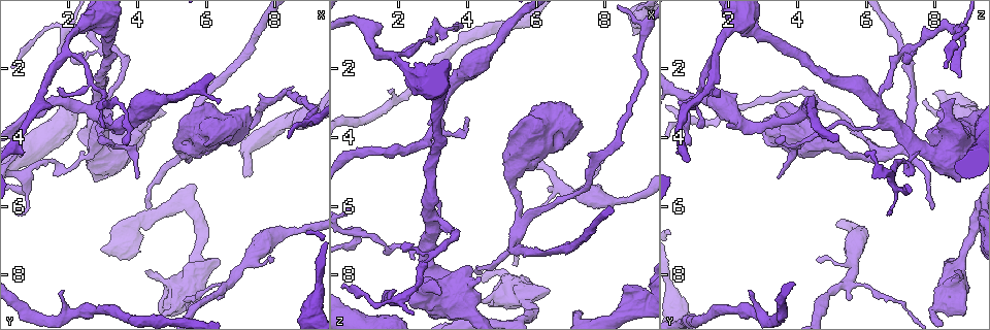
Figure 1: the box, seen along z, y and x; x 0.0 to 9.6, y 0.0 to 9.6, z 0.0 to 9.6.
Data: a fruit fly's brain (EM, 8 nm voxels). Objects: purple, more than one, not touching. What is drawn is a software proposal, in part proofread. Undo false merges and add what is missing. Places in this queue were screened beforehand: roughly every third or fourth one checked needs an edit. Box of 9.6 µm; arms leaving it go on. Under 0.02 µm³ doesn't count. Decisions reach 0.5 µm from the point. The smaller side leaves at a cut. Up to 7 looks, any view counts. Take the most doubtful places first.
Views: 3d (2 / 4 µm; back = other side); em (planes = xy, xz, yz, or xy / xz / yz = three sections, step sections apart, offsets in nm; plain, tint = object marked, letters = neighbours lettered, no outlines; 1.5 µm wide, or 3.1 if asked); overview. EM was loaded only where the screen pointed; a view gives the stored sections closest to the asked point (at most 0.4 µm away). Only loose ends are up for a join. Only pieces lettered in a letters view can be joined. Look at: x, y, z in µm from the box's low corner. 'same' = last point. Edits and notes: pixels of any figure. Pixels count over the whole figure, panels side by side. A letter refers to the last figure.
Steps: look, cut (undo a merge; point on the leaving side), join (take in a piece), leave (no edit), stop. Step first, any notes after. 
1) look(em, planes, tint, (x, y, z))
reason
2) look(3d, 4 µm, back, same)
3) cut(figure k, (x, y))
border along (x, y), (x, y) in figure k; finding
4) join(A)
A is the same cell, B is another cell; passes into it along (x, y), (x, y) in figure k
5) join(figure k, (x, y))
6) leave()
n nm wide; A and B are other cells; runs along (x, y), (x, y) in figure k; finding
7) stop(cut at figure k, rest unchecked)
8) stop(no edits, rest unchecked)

look(em, xz, step 8, letters, (4.25, 7.85, 8.65))
an open end

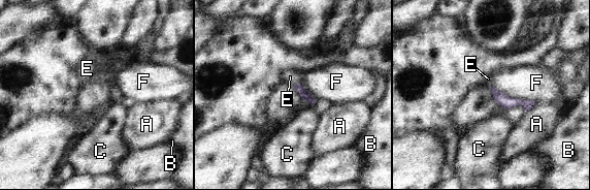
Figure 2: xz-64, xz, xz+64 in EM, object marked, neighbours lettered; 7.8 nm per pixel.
join(E)
F touches over 380 nm; E is the same cell, A, B, C and F are other cells; it goes on there

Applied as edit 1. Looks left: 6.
look(overview)
see it whole again

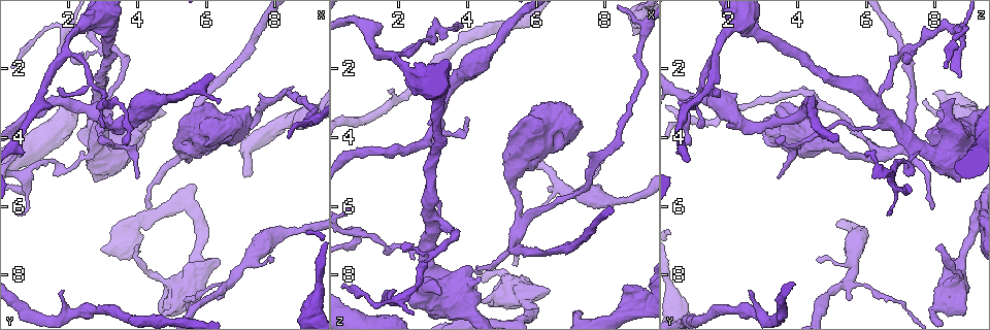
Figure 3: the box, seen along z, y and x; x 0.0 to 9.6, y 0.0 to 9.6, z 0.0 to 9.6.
look(em, planes, tint, (3.00, 3.65, 2.05))
an open end

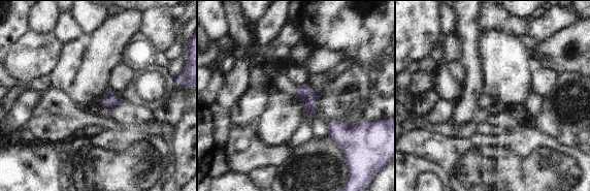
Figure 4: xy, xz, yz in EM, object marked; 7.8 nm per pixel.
look(em, planes, letters, same)

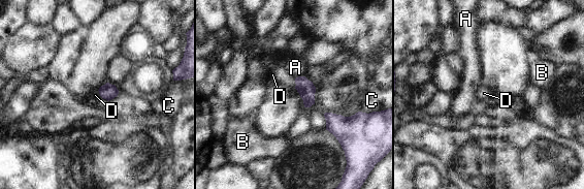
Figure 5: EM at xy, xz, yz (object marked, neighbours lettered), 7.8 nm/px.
join(D)
D touches over 90 nm; D is the same cell, A, B and C are other cells; passes into it along (305, 88), (295, 83), (279, 74) in figure 5; it goes on there

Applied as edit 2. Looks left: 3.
look(3d, 4 µm, (6.05, 4.20, 3.15))
branch stops here

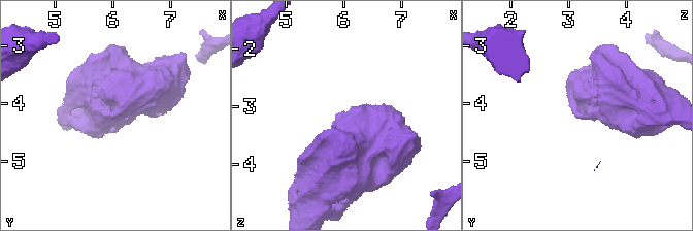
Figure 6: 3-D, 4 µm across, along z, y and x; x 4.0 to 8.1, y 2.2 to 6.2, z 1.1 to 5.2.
look(em, xy, step 8, tint, (5.95, 4.25, 3.15))
now the EM

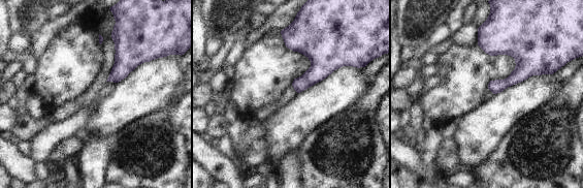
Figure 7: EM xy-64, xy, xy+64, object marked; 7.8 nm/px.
look(em, yz, step 8, letters, same)
cut it another way

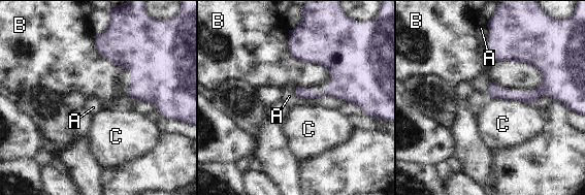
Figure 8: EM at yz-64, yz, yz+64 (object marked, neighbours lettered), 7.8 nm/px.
leave()
C touches over 280 nm; A, B and C are other cells; runs along (291, 37), (319, 52), (358, 102) in figure 8; no lettered piece goes on from it

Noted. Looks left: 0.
stop(join at figure 2, join at figure 5, rest unchecked)

